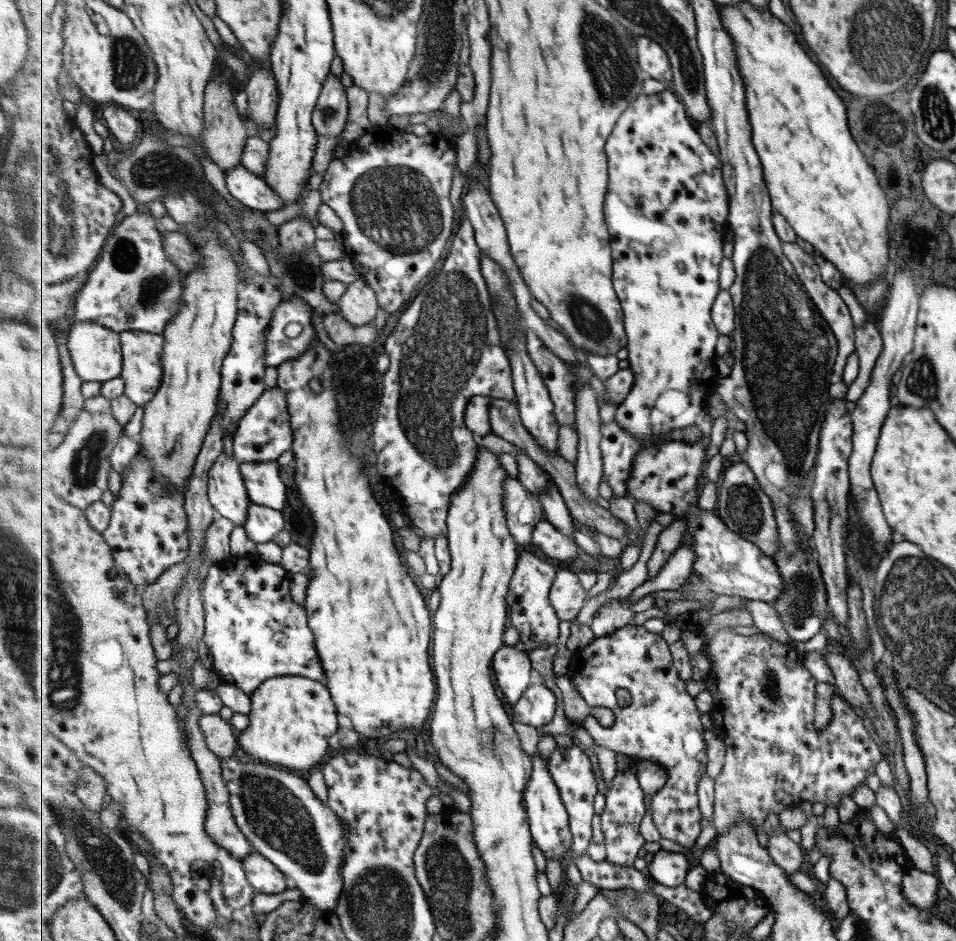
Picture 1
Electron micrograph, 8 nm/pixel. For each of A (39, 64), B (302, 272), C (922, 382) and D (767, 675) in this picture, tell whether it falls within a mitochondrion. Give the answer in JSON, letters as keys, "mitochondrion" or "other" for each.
{"A":"other","B":"mitochondrion","C":"mitochondrion","D":"mitochondrion"}

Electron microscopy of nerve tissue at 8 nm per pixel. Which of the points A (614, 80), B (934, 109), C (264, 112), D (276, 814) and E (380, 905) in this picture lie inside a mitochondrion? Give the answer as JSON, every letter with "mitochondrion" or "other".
{"A":"mitochondrion","B":"mitochondrion","C":"other","D":"mitochondrion","E":"mitochondrion"}

